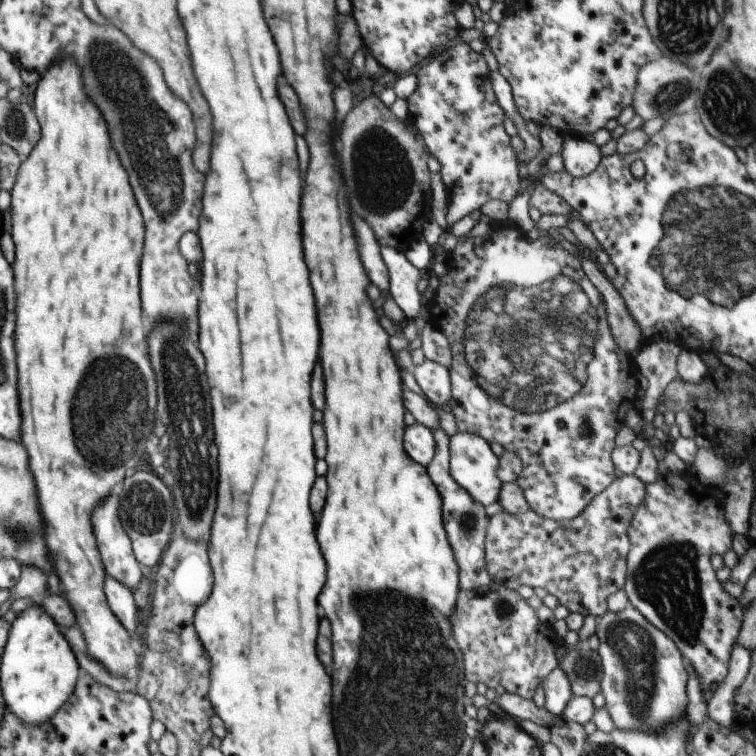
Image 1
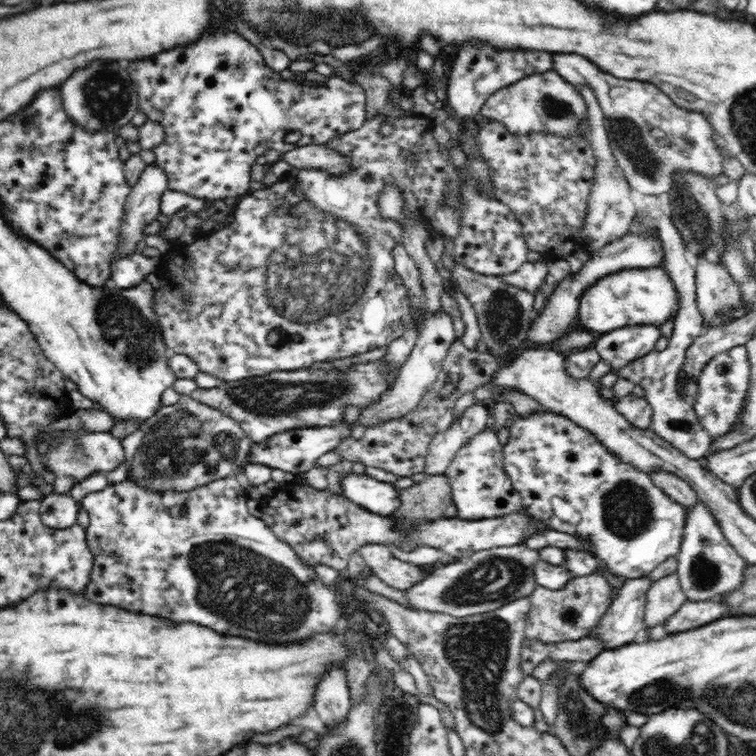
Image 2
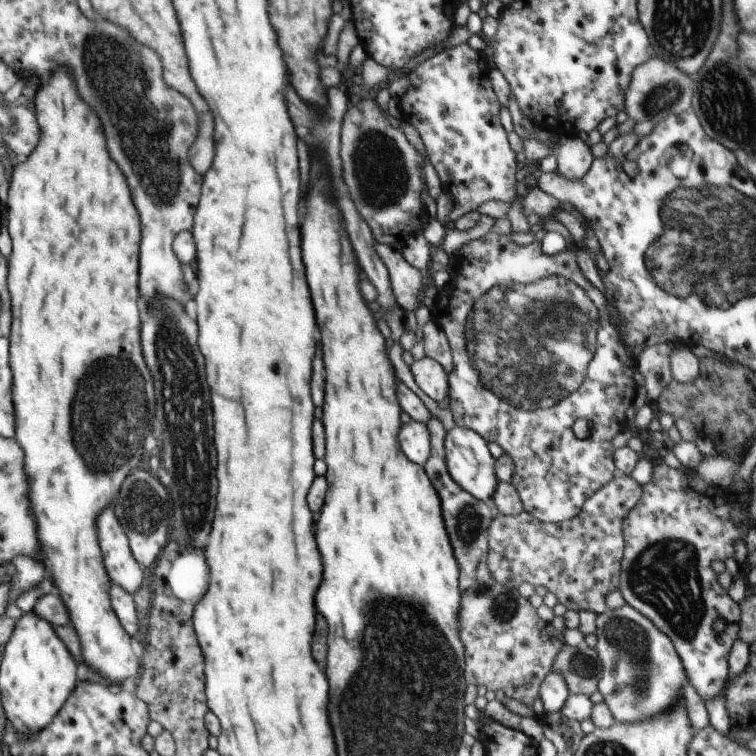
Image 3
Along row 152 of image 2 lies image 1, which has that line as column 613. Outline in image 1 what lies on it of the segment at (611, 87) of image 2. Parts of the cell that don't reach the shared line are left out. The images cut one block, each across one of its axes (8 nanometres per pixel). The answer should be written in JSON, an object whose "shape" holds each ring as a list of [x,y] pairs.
{"shape":[[[632,605],[626,607],[622,612],[612,612],[608,610],[603,617],[598,618],[597,632],[599,638],[599,647],[597,653],[601,658],[601,665],[603,668],[603,677],[601,682],[601,693],[605,698],[605,708],[609,712],[609,715],[614,721],[615,728],[625,731],[642,731],[645,733],[654,733],[655,731],[662,731],[665,725],[686,719],[687,704],[689,701],[686,694],[686,685],[689,679],[687,668],[685,667],[684,658],[678,647],[664,634],[661,630],[658,630],[651,622],[648,622],[639,610],[636,610]]]}

